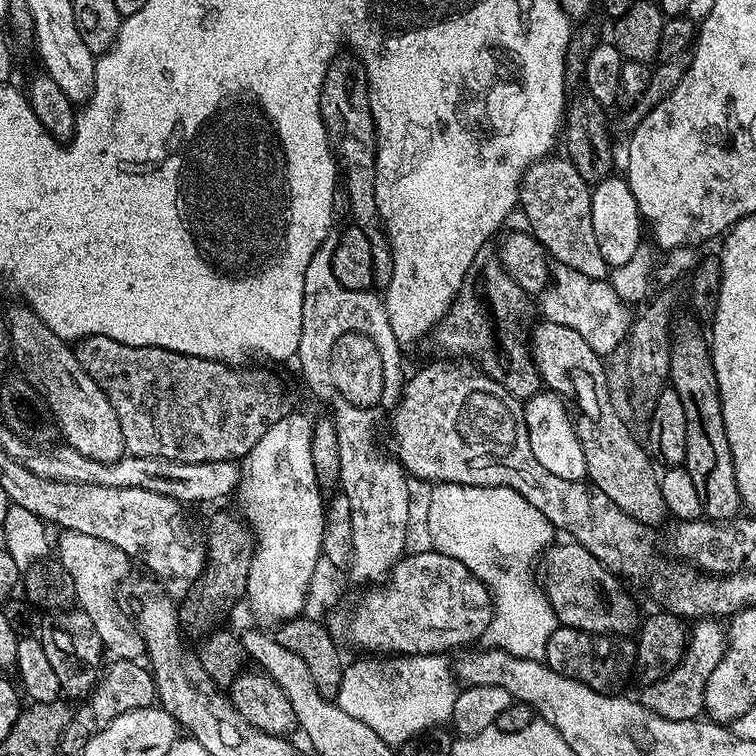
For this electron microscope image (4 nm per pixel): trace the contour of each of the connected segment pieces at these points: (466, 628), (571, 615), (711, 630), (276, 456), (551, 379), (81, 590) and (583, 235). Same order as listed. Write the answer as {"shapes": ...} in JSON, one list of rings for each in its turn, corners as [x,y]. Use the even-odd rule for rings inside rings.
{"shapes":[[[[435,550],[427,551],[405,555],[388,573],[383,586],[369,587],[365,591],[368,593],[353,606],[352,617],[348,620],[348,640],[364,651],[361,653],[386,652],[382,654],[402,656],[448,654],[451,648],[475,645],[472,643],[483,637],[486,626],[492,620],[492,596],[488,588],[477,576],[470,574],[462,562]]],[[[575,542],[564,543],[568,544],[553,543],[542,557],[542,587],[557,621],[566,627],[590,633],[612,633],[617,637],[635,633],[639,629],[642,612],[636,609],[635,602],[619,584],[621,581],[603,568],[590,550]]],[[[700,618],[691,625],[690,639],[684,649],[684,657],[680,665],[673,668],[658,682],[647,685],[644,693],[638,696],[640,703],[647,706],[654,714],[662,714],[662,718],[671,720],[694,720],[704,712],[704,695],[706,684],[710,682],[710,674],[722,662],[722,654],[728,649],[728,634],[725,625],[716,618]]],[[[290,412],[270,426],[240,462],[240,480],[234,493],[241,517],[252,525],[256,535],[245,602],[253,618],[262,628],[276,628],[303,613],[305,595],[317,560],[322,556],[324,539],[324,500],[312,464],[311,438],[313,423],[302,414]]],[[[549,320],[540,322],[533,332],[531,329],[530,347],[543,387],[564,398],[572,392],[576,399],[576,408],[580,413],[575,413],[574,423],[578,442],[582,446],[587,479],[592,487],[606,494],[618,510],[639,524],[653,526],[669,519],[666,502],[662,502],[657,469],[652,469],[648,461],[649,453],[632,437],[631,430],[616,413],[617,405],[608,390],[608,375],[602,357],[590,350],[587,342],[575,330],[570,330],[570,326],[558,326],[558,322]]],[[[67,530],[59,533],[60,537],[54,540],[54,556],[60,559],[60,568],[66,574],[70,574],[70,582],[74,582],[74,590],[76,591],[75,603],[77,607],[90,618],[90,622],[97,631],[99,640],[102,642],[105,653],[114,660],[133,660],[137,661],[145,655],[144,639],[140,636],[135,625],[131,621],[131,617],[123,608],[119,600],[119,584],[130,573],[132,561],[125,551],[120,550],[116,546],[111,546],[110,542],[104,542],[100,538],[91,537],[88,534],[78,534],[77,532],[69,532]]],[[[568,158],[552,159],[535,160],[524,171],[518,204],[521,209],[524,207],[524,216],[529,224],[527,227],[556,264],[578,270],[578,274],[586,274],[588,280],[605,279],[610,269],[594,238],[594,222],[590,218],[592,188],[579,176]]]]}

